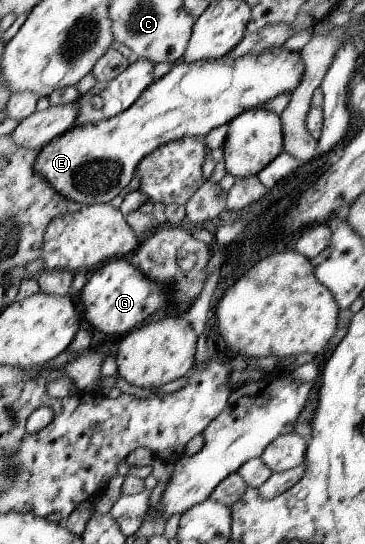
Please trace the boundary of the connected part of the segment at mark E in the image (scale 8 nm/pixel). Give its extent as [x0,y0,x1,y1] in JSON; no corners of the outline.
[34,46,303,205]

